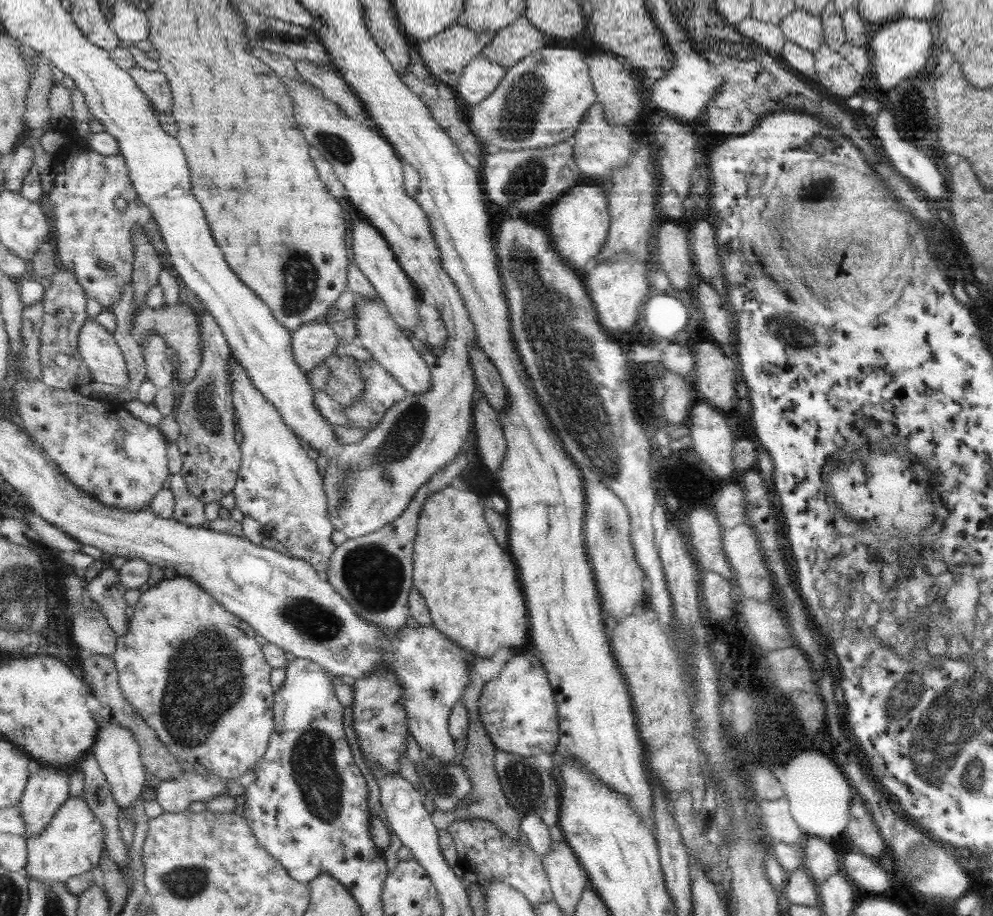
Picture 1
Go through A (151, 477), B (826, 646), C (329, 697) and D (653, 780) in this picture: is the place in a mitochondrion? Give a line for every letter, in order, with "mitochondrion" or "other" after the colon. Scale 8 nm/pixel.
A: other
B: other
C: other
D: other

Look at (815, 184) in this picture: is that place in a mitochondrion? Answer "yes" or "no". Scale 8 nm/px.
yes

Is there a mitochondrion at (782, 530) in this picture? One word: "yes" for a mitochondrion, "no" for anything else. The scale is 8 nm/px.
no

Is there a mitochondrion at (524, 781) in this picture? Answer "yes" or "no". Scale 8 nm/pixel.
yes

